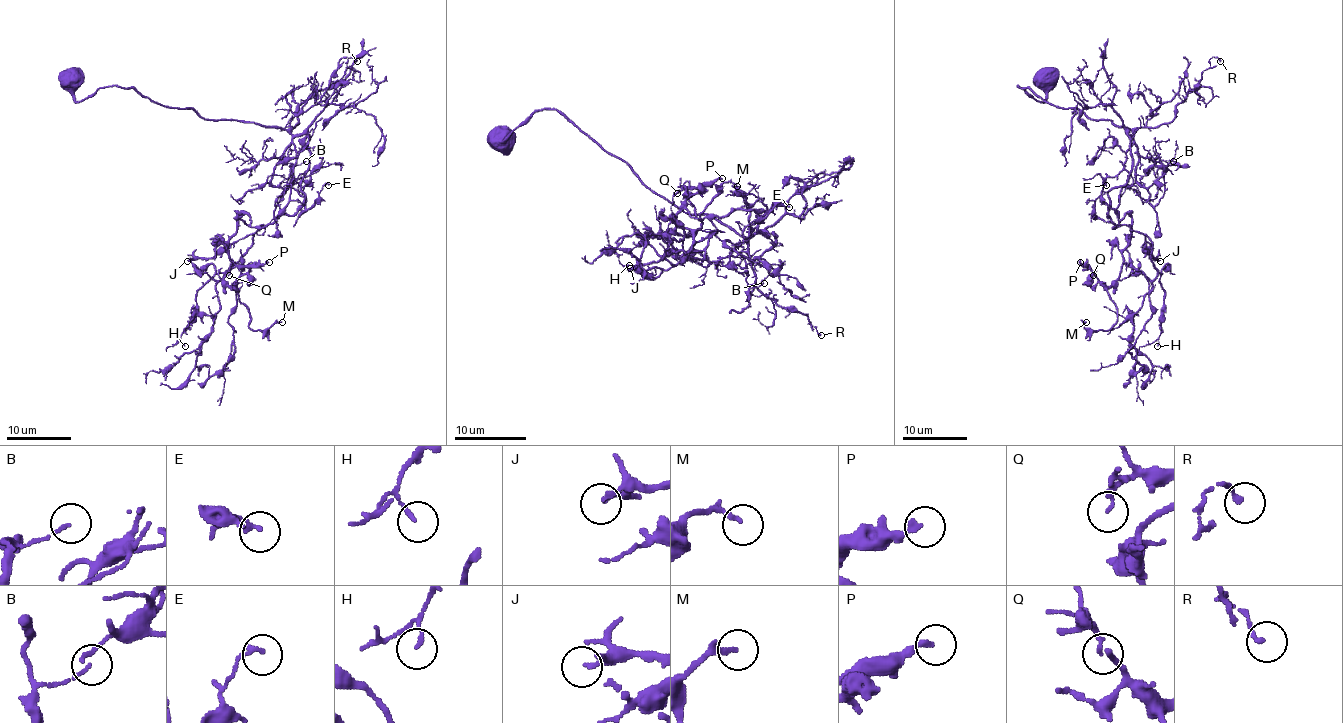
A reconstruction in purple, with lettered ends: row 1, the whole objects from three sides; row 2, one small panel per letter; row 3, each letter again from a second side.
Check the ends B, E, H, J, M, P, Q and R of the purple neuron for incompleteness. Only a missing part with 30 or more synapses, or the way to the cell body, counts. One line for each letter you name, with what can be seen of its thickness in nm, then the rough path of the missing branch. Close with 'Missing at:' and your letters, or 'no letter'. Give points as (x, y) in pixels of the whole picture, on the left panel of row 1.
Missing at: no letter

